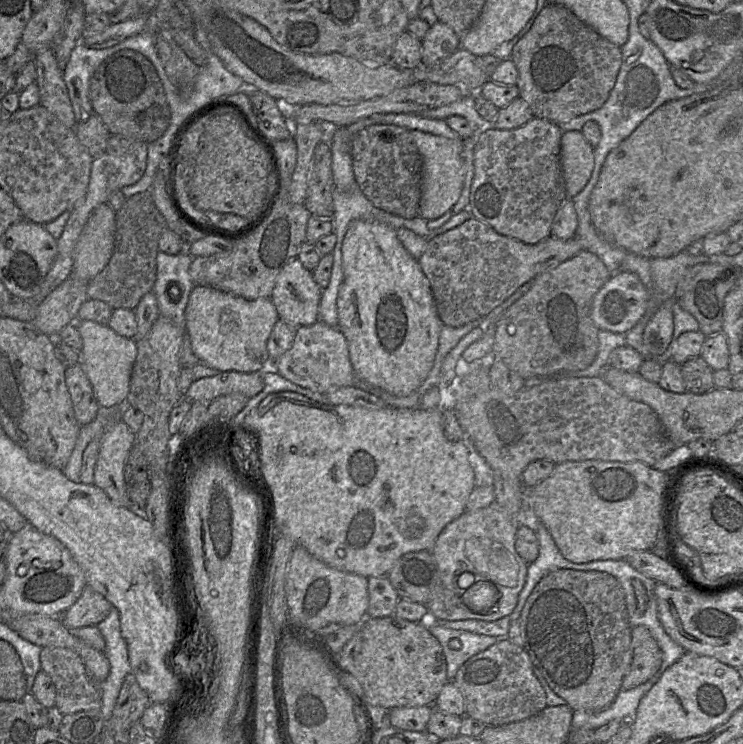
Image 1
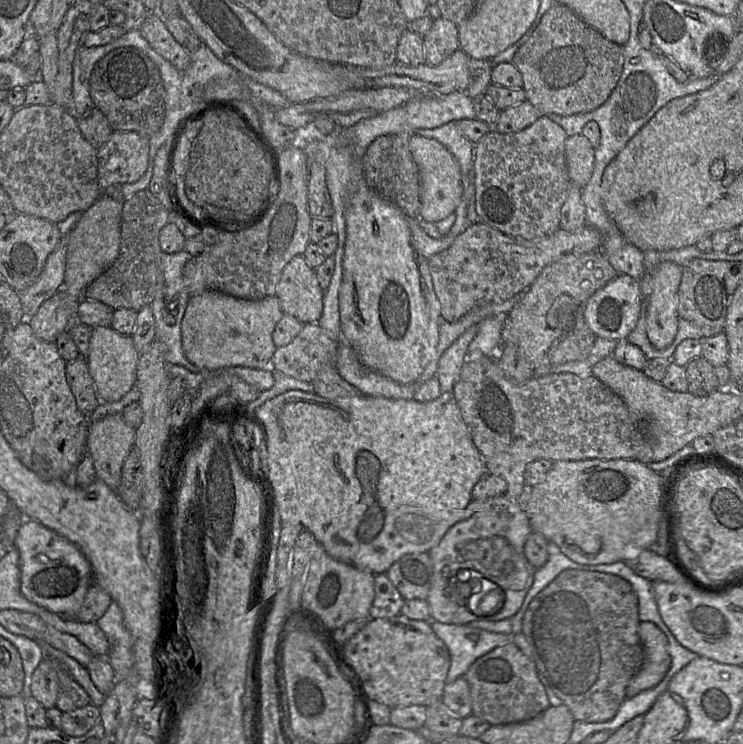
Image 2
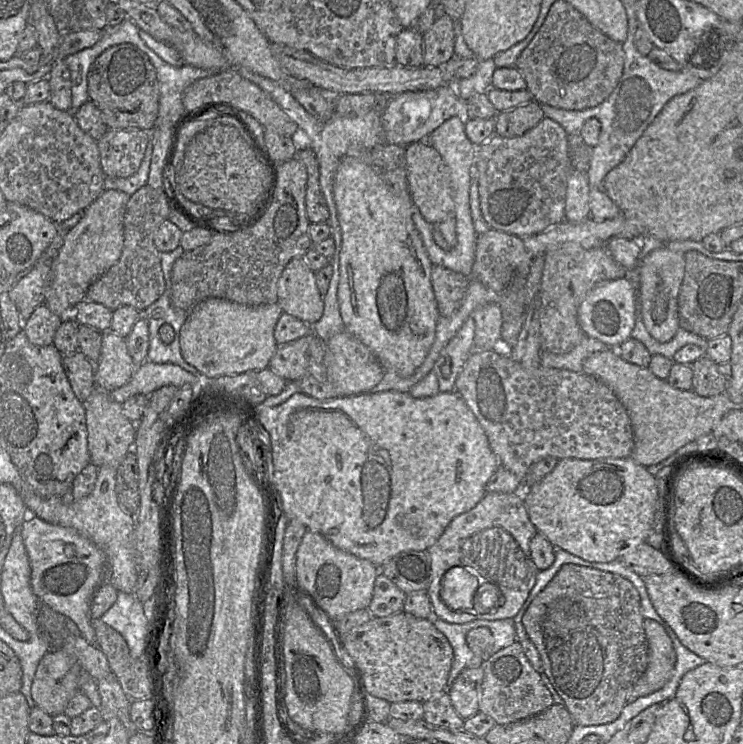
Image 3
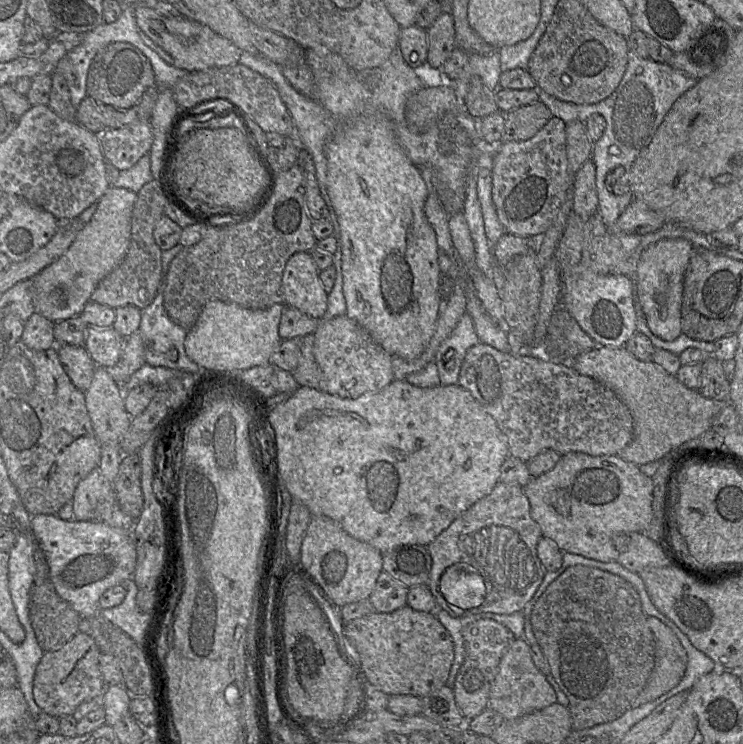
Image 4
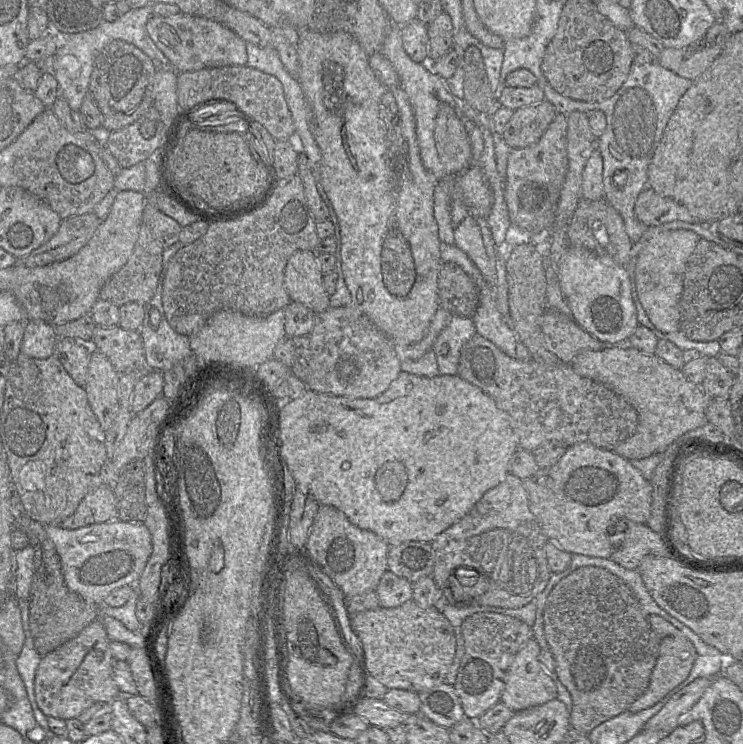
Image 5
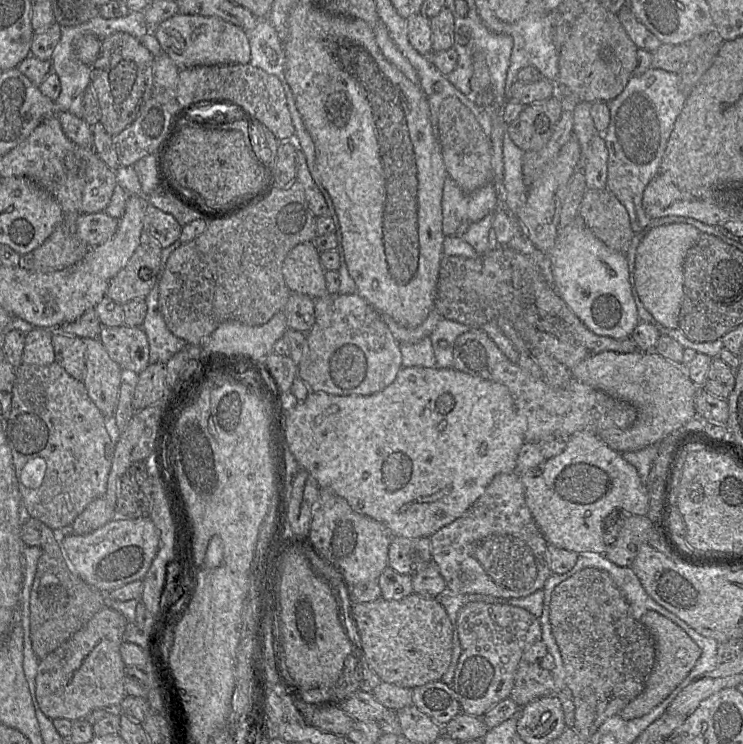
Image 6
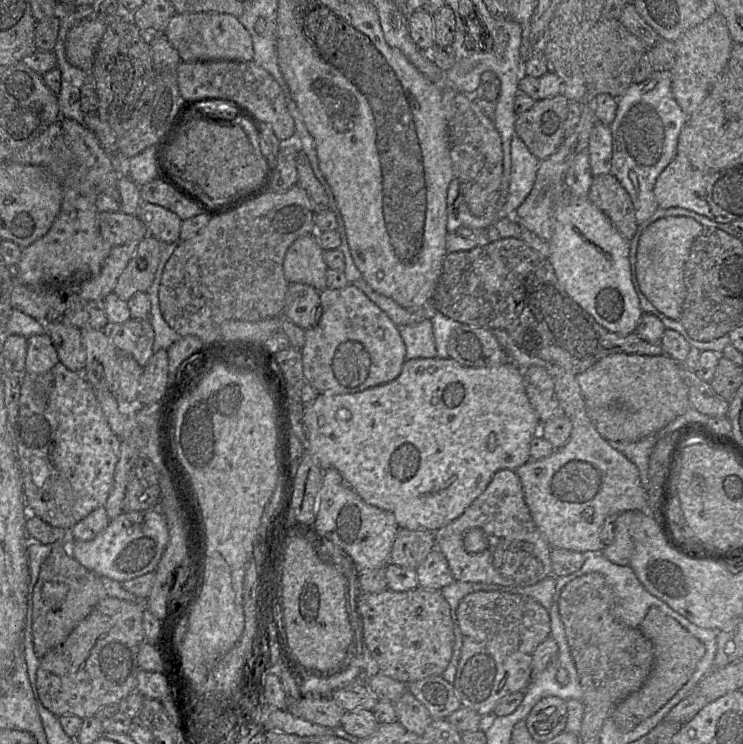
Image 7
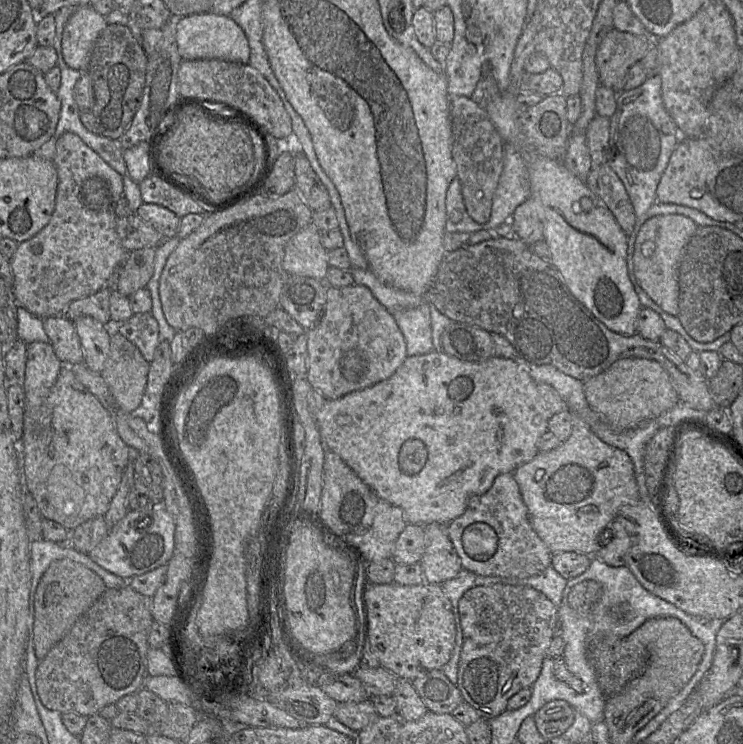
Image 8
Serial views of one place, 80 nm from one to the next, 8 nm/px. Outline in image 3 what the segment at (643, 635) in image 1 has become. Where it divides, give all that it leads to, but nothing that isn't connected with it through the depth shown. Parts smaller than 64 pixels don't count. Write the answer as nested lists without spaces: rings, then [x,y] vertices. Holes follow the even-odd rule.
[[[646,618],[643,627],[649,644],[649,663],[629,693],[627,703],[660,690],[671,678],[676,663],[673,643],[663,626]]]

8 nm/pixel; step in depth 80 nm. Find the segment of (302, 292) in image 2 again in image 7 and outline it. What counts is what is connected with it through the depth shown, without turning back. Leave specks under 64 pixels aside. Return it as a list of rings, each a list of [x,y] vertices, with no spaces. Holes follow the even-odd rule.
[[[316,233],[297,238],[287,249],[283,271],[289,283],[302,283],[322,291],[327,287],[323,249],[318,244]]]

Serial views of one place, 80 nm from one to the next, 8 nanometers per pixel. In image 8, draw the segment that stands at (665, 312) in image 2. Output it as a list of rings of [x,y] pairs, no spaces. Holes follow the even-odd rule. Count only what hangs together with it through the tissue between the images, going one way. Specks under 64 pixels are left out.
[[[658,215],[642,225],[636,239],[635,276],[647,295],[663,311],[673,316],[677,316],[679,311],[679,264],[683,252],[697,228],[698,225],[684,215]]]

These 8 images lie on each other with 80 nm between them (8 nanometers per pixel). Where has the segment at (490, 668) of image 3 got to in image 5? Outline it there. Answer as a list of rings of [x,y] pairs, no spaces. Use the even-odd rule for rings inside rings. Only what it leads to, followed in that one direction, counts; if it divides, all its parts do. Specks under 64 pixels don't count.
[[[530,638],[506,672],[500,701],[514,712],[557,698],[556,685],[539,660],[540,651],[537,641]]]

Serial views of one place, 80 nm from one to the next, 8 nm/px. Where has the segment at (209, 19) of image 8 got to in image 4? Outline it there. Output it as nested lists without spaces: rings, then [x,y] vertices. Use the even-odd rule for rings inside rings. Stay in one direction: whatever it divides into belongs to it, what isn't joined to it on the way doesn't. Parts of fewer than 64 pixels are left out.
[[[151,5],[134,6],[138,27],[174,59],[174,66],[188,72],[239,63],[242,50],[210,27],[186,17],[169,18],[158,13]]]

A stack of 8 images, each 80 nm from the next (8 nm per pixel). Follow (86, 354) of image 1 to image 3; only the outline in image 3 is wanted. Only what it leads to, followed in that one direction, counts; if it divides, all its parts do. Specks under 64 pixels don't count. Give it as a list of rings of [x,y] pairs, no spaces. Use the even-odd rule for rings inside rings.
[[[102,331],[100,356],[95,363],[96,387],[113,391],[125,385],[135,372],[126,338],[112,331]]]

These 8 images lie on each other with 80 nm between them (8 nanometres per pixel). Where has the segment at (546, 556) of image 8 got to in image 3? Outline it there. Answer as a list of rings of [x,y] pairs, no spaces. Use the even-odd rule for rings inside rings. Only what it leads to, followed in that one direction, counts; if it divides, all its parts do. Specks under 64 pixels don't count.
[[[522,489],[521,493],[488,492],[471,510],[454,517],[438,540],[427,549],[432,571],[427,594],[434,614],[441,620],[456,624],[474,620],[513,619],[527,600],[540,571],[530,552],[530,541],[537,533],[529,519]],[[499,595],[499,605],[491,610],[482,608],[482,605],[494,604]]]

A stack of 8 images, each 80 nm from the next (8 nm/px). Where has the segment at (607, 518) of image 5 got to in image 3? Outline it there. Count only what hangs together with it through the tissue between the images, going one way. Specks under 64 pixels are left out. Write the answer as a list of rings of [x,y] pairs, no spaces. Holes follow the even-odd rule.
[[[630,457],[598,459],[564,458],[559,459],[554,469],[540,481],[531,487],[527,487],[525,491],[523,491],[523,499],[530,521],[535,526],[538,533],[547,538],[554,547],[559,547],[589,562],[611,562],[619,559],[620,556],[625,553],[625,548],[636,547],[637,545],[646,542],[646,539],[652,533],[658,500],[658,488],[655,477],[650,474],[644,466],[637,464]]]

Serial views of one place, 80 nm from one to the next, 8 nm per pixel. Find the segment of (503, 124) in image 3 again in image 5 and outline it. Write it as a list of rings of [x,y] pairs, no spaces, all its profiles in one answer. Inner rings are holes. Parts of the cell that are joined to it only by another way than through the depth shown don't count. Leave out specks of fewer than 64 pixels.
[[[542,101],[515,110],[502,134],[512,149],[537,143],[558,114],[549,101]]]

